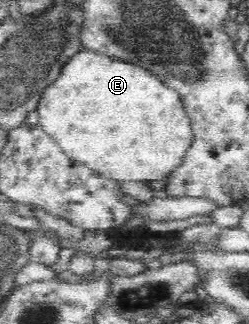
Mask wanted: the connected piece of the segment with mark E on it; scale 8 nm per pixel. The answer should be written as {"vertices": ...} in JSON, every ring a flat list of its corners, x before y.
{"vertices":[[80,49,80,51,76,52,76,55,72,55,70,59,66,60,64,65,61,65,58,79,55,79,48,87,42,90,35,110,39,117,38,127,40,127,44,133,47,133,54,140,54,143,70,159,89,167,100,177,105,177,106,179,120,183,125,181,152,182,166,179,167,175,171,171,174,171,175,167,178,167,178,164,183,162,183,155,193,138,193,135,191,135,190,120,185,114,182,103,178,101,178,95,176,95,174,91,170,91,168,87,164,87,164,85,162,85,158,79,154,79,154,75,150,75,146,69,134,67,134,65,124,63,124,61,120,61,120,59,110,59,110,57,106,57,106,55,98,55,96,52,92,53,92,50]]}

